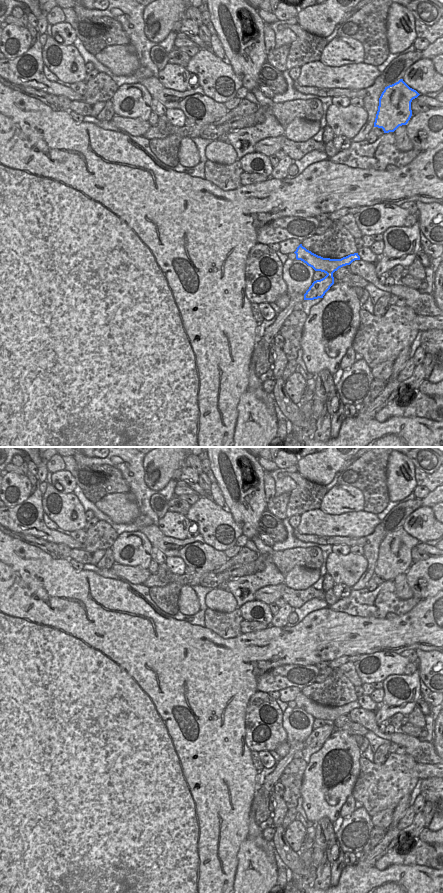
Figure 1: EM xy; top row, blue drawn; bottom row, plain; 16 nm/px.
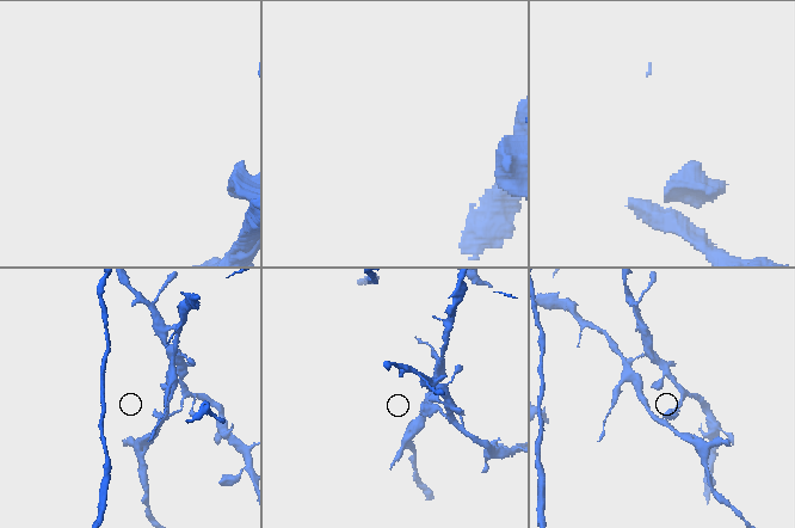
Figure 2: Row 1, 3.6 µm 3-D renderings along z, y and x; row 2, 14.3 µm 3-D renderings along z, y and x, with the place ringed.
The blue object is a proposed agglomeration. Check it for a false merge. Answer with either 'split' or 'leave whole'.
split

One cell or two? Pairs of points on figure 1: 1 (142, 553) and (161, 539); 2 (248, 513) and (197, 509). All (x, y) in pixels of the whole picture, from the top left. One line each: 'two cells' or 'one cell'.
1: two cells
2: two cells

